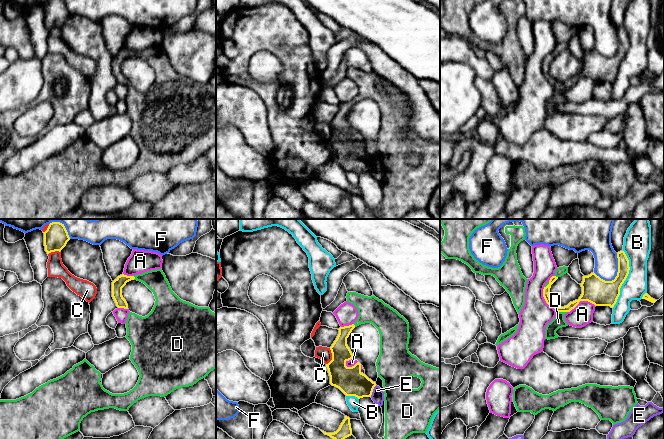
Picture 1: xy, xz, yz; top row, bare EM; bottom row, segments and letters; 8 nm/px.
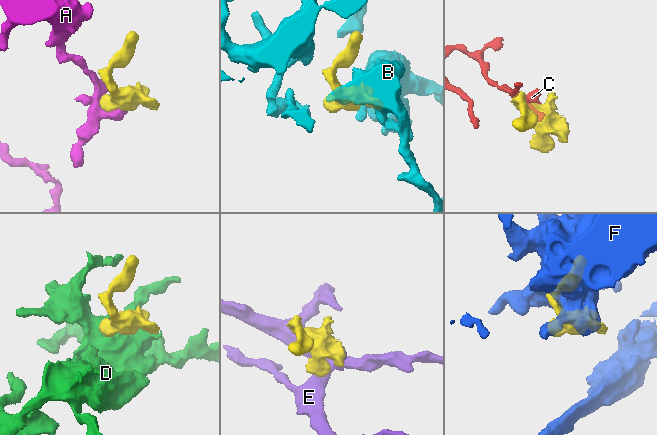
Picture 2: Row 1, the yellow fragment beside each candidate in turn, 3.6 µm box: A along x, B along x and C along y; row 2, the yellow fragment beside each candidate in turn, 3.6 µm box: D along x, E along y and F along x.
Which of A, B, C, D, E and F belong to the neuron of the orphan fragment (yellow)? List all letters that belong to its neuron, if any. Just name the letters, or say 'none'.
D

